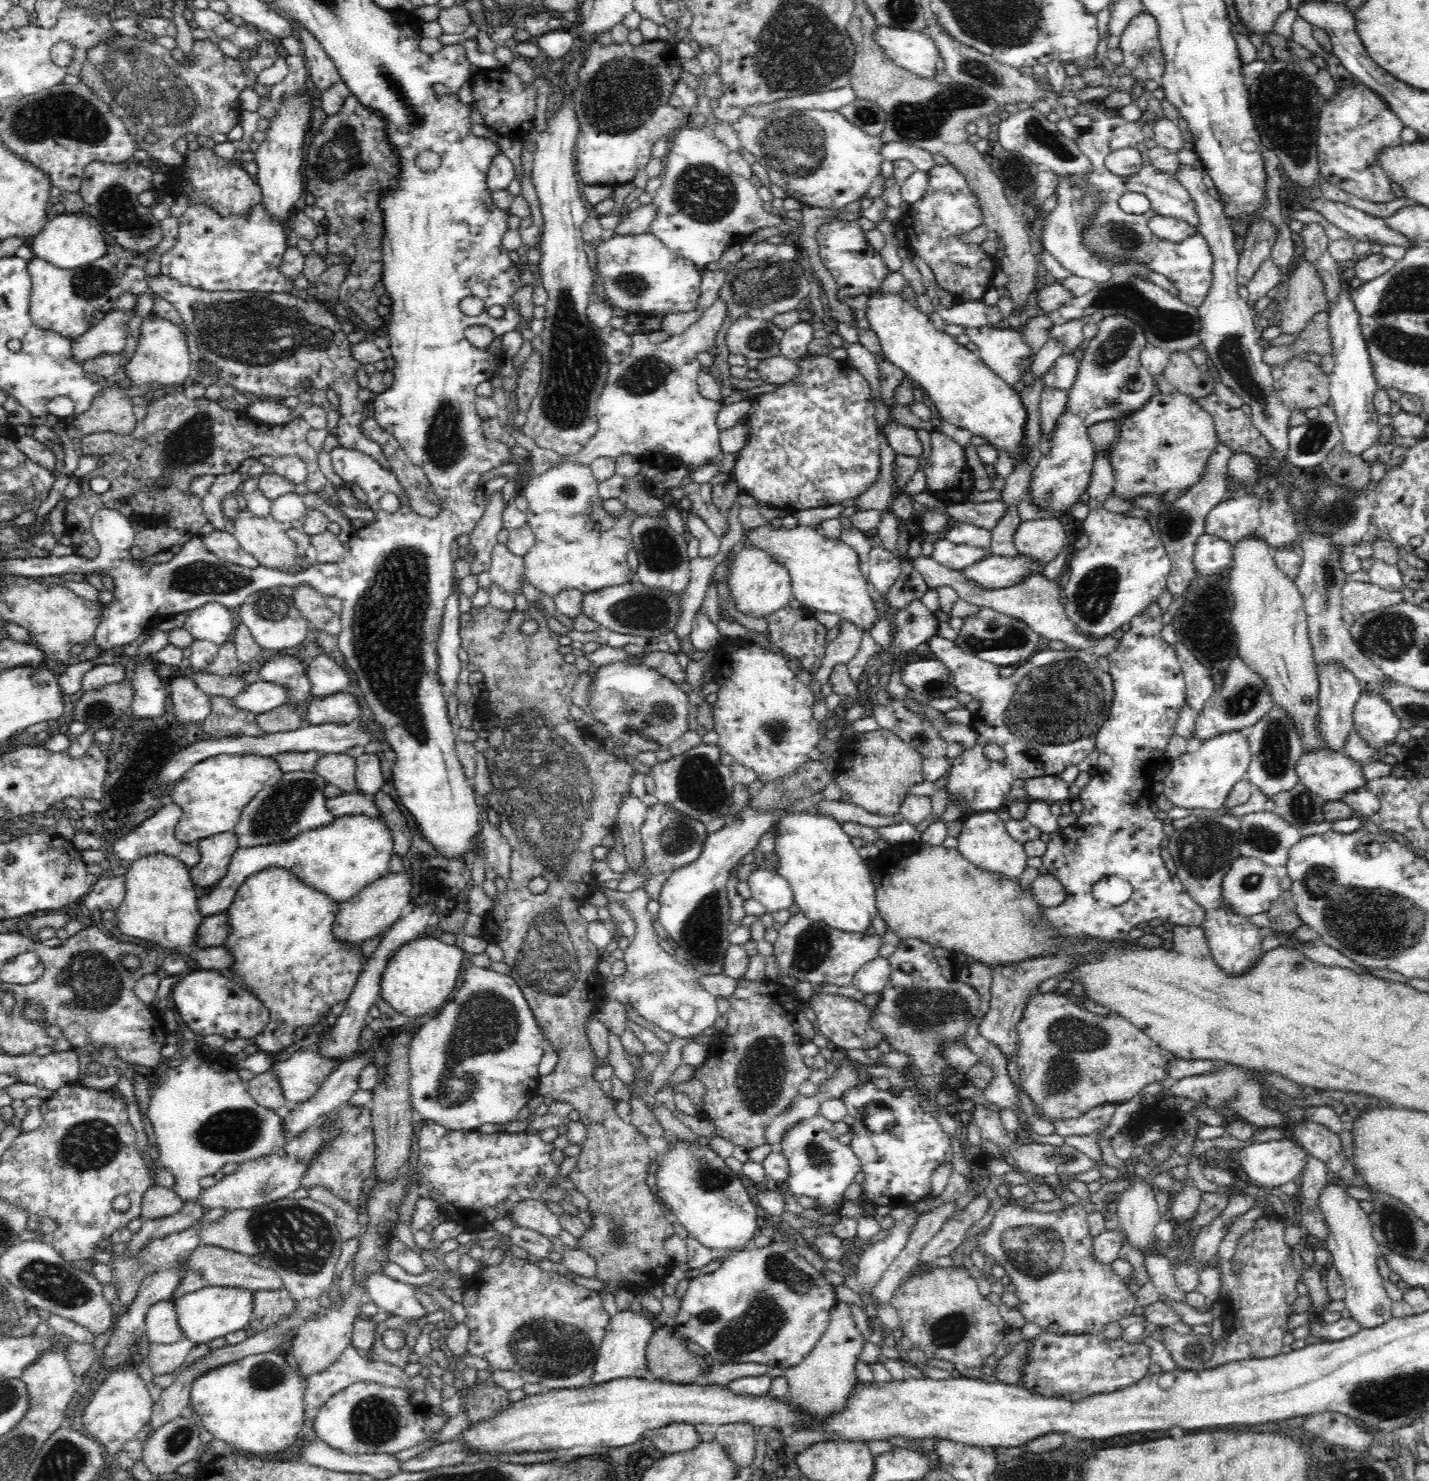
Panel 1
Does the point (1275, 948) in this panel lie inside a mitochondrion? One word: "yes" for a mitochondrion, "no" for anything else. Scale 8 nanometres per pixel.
no

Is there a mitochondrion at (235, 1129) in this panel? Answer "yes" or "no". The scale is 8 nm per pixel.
yes

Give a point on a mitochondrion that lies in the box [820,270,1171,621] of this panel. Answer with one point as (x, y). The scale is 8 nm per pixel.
(1121, 339)

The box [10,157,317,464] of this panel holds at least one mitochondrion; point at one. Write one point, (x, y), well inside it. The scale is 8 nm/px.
(122, 212)

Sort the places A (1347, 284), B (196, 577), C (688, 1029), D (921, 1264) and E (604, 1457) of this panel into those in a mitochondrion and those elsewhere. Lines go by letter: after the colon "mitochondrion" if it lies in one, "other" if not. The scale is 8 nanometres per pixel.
A: other
B: mitochondrion
C: other
D: other
E: other

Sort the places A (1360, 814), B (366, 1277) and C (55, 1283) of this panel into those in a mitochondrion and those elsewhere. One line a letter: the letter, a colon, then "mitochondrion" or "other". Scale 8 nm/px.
A: other
B: other
C: mitochondrion

